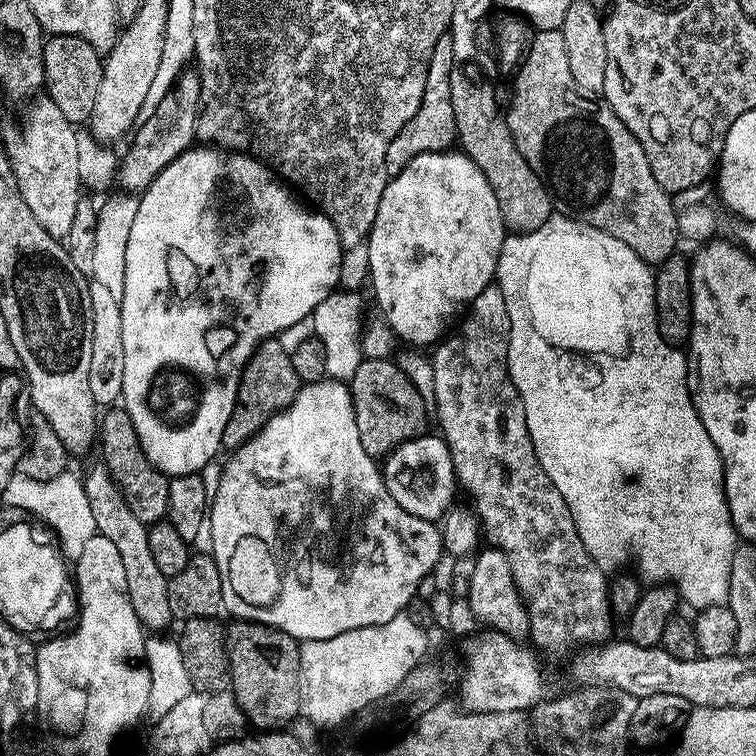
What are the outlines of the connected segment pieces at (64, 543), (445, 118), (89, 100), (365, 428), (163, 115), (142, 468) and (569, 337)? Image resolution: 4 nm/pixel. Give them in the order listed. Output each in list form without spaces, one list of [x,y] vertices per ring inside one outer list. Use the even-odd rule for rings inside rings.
[[[67,470],[49,481],[15,474],[6,482],[2,493],[3,507],[21,508],[29,517],[37,516],[41,525],[49,524],[44,526],[50,529],[65,561],[68,562],[75,562],[82,554],[82,546],[86,546],[86,542],[90,542],[90,538],[97,535],[94,513],[90,510],[83,481],[79,475],[75,476],[72,472]]]
[[[451,31],[444,32],[442,38],[434,42],[434,54],[430,54],[426,70],[426,90],[422,94],[422,106],[418,106],[414,118],[410,118],[410,122],[406,122],[406,126],[402,126],[398,134],[394,134],[390,150],[386,150],[386,170],[389,177],[397,176],[418,154],[447,152],[457,143],[454,102],[450,98],[450,74],[454,71],[453,43]]]
[[[52,34],[45,39],[43,91],[54,102],[54,106],[58,106],[62,118],[69,120],[73,126],[84,126],[91,120],[98,86],[102,81],[103,66],[101,53],[96,52],[90,42],[82,38]]]
[[[365,358],[354,370],[354,378],[350,381],[354,414],[358,422],[358,434],[362,438],[362,450],[374,458],[387,457],[399,444],[414,440],[425,431],[424,423],[430,420],[430,408],[425,404],[415,389],[413,382],[399,368],[397,361],[392,358]]]
[[[185,70],[176,79],[176,85],[151,109],[148,120],[141,119],[135,129],[136,137],[132,140],[132,152],[124,156],[120,164],[120,176],[118,172],[118,184],[129,188],[133,194],[139,194],[145,188],[149,188],[158,178],[158,174],[174,158],[193,147],[196,137],[196,114],[200,105],[200,77],[195,71]]]
[[[112,406],[105,412],[108,413],[105,416],[103,413],[98,420],[98,452],[100,448],[101,454],[104,455],[102,463],[114,478],[136,517],[143,524],[157,524],[168,514],[169,477],[153,468],[152,463],[145,458],[144,451],[140,449],[138,436],[134,434],[134,426],[129,422],[123,407]]]
[[[553,214],[548,217],[548,220],[542,226],[538,226],[538,230],[533,232],[522,232],[519,234],[505,235],[502,242],[502,250],[500,257],[496,263],[495,279],[498,281],[498,286],[502,290],[502,298],[506,298],[506,314],[510,316],[510,330],[514,333],[508,350],[508,376],[514,382],[514,386],[518,390],[518,394],[522,398],[522,406],[526,410],[526,422],[530,428],[530,438],[534,442],[534,454],[538,454],[538,462],[542,466],[542,470],[546,470],[546,474],[550,478],[550,482],[554,482],[554,486],[558,490],[558,494],[562,494],[562,498],[566,502],[566,506],[570,506],[570,514],[576,523],[578,534],[582,538],[582,542],[586,546],[586,550],[593,558],[600,563],[601,568],[611,570],[619,564],[624,564],[628,560],[628,555],[632,555],[636,559],[635,575],[641,581],[647,582],[649,585],[655,586],[665,582],[671,582],[681,601],[684,600],[693,610],[701,610],[706,607],[712,607],[715,604],[727,605],[728,591],[730,590],[730,570],[734,562],[734,554],[738,547],[738,537],[736,527],[732,524],[730,518],[730,510],[726,502],[726,494],[724,493],[724,463],[718,454],[718,450],[714,446],[714,442],[710,442],[710,434],[706,434],[706,426],[702,426],[702,422],[698,418],[698,414],[692,405],[692,395],[688,389],[688,357],[683,351],[680,352],[672,344],[687,345],[688,329],[690,327],[690,293],[688,291],[688,270],[689,265],[686,260],[680,257],[680,254],[674,254],[670,258],[666,258],[655,269],[656,284],[652,281],[653,269],[642,258],[638,258],[638,254],[634,254],[634,250],[630,250],[630,246],[626,246],[626,242],[618,242],[618,238],[614,238],[610,234],[606,234],[602,230],[598,230],[594,226],[584,224],[581,220],[571,220],[569,216],[561,216]],[[548,376],[552,376],[552,429],[547,432],[544,428],[538,428],[536,424],[540,424],[548,416]]]

